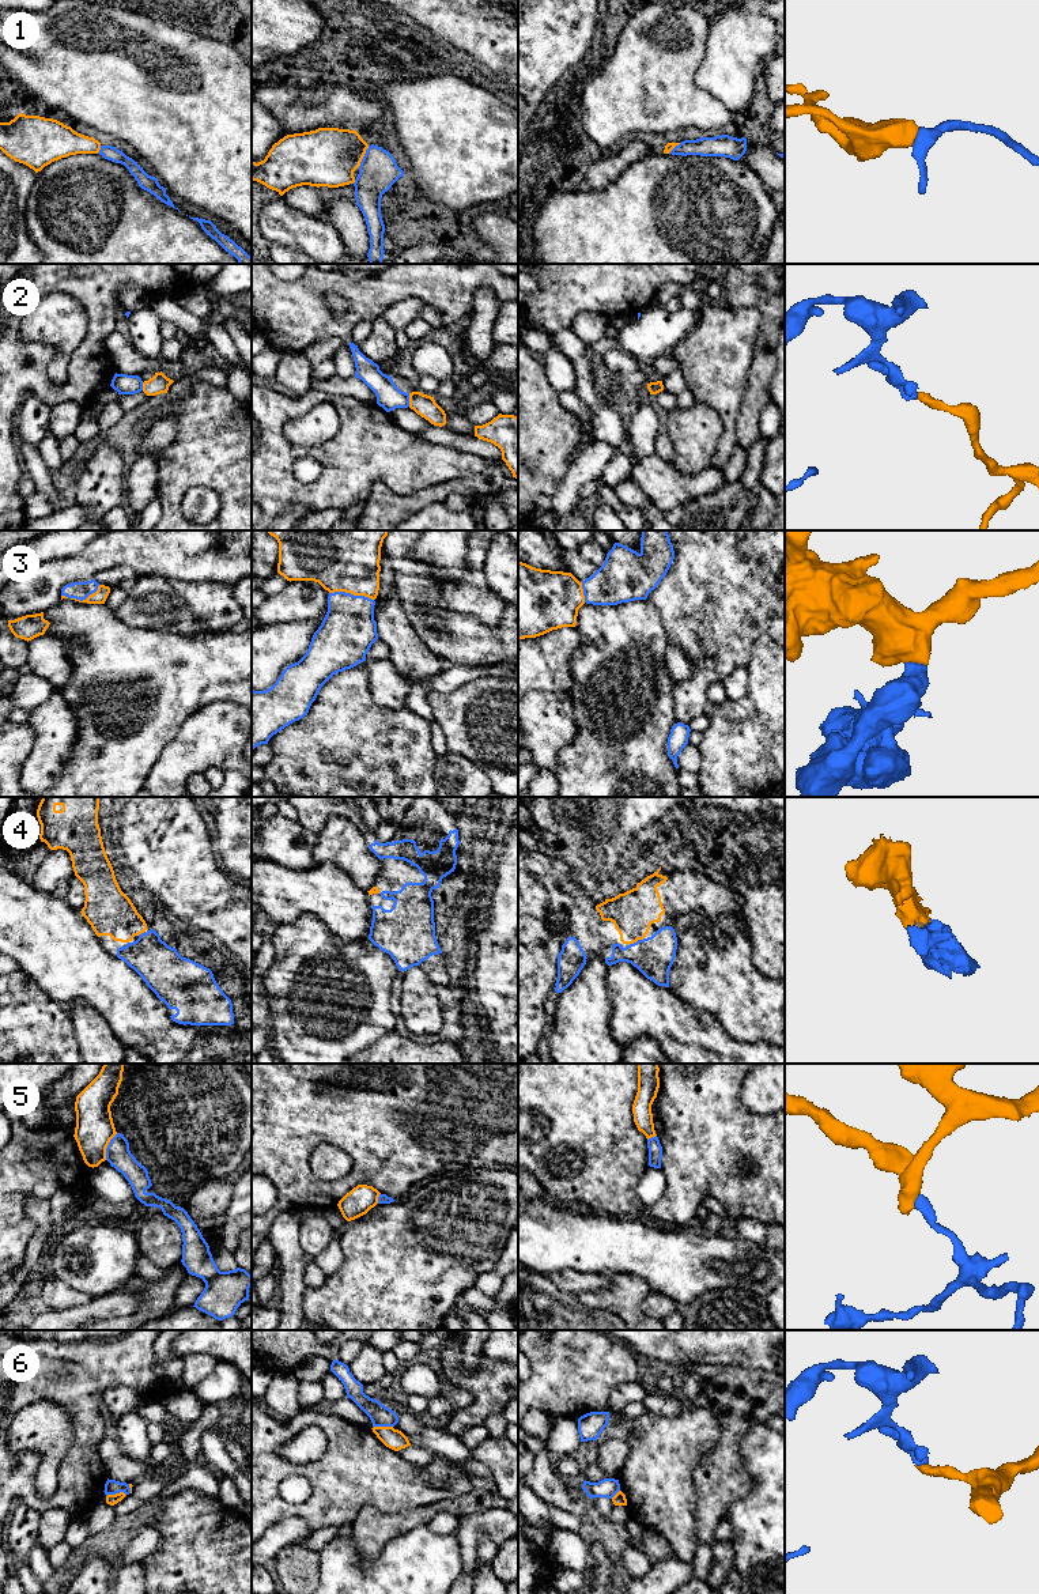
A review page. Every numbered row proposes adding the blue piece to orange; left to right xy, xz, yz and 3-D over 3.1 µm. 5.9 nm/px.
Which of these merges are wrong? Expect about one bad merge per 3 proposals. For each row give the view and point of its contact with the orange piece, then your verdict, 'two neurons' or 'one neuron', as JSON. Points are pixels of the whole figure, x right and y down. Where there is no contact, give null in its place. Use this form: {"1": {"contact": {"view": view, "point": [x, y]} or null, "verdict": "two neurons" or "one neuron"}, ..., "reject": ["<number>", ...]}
{"1": {"contact": {"view": "xz", "point": [363, 155]}, "verdict": "two neurons"}, "2": {"contact": {"view": "xz", "point": [410, 400]}, "verdict": "two neurons"}, "3": {"contact": {"view": "xz", "point": [351, 593]}, "verdict": "one neuron"}, "4": {"contact": {"view": "yz", "point": [635, 941]}, "verdict": "one neuron"}, "5": {"contact": {"view": "xy", "point": [106, 1147]}, "verdict": "two neurons"}, "6": {"contact": {"view": "xy", "point": [116, 1494]}, "verdict": "two neurons"}, "reject": ["1", "2", "5", "6"]}

